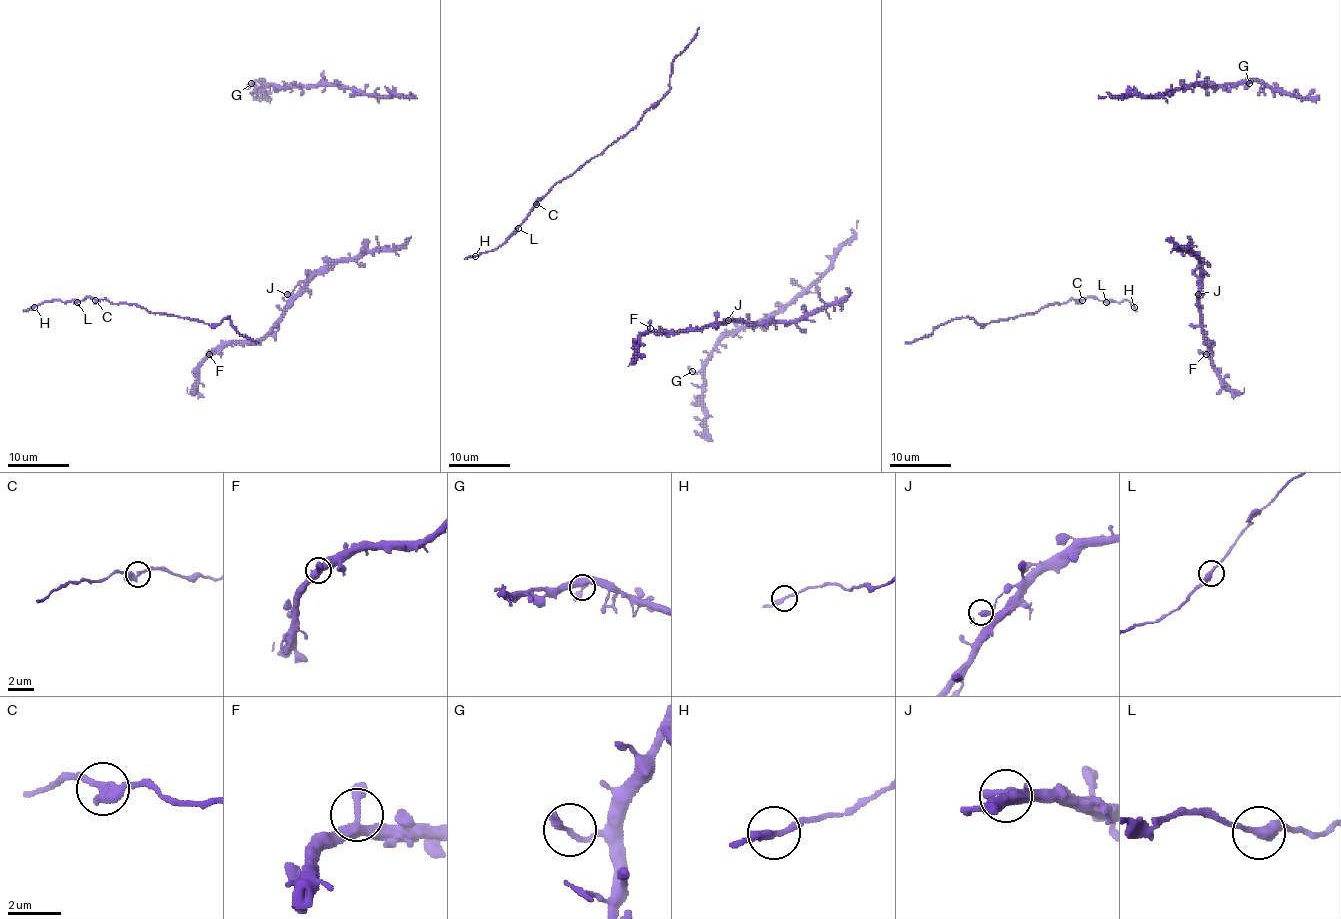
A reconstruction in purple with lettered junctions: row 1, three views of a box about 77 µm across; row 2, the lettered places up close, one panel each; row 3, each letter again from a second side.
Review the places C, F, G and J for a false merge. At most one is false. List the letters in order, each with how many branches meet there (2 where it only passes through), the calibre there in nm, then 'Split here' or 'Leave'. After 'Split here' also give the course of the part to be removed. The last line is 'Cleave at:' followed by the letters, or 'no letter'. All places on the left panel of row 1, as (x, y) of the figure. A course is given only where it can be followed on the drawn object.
C: Branches: 2. Thickness 300 nm. Leave
F: Branches: 3. Thickness 320 nm. Leave
G: Branches: 2. Thickness 240 nm. Leave
J: Branches: 2. Thickness 260 nm. Leave
Cleave at: no letter

